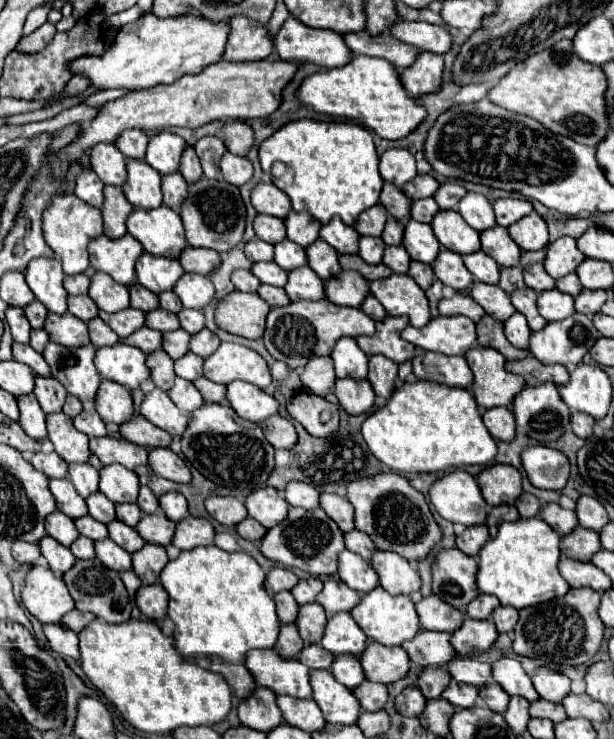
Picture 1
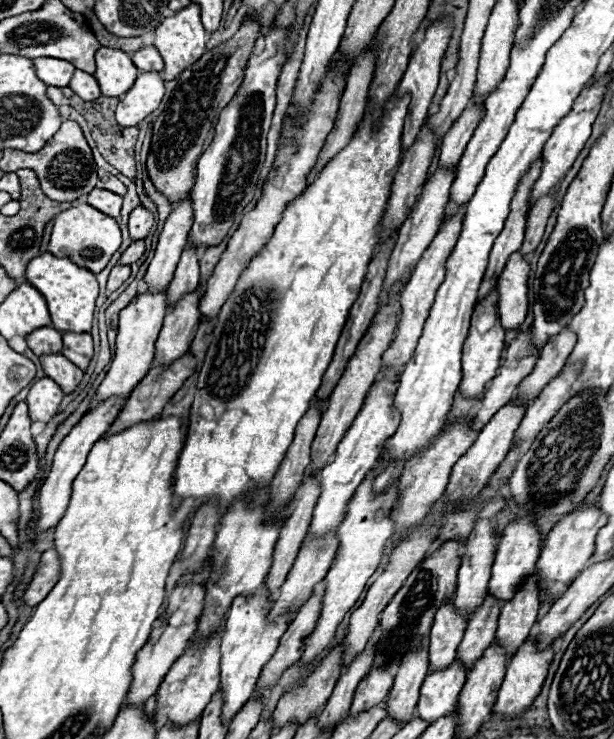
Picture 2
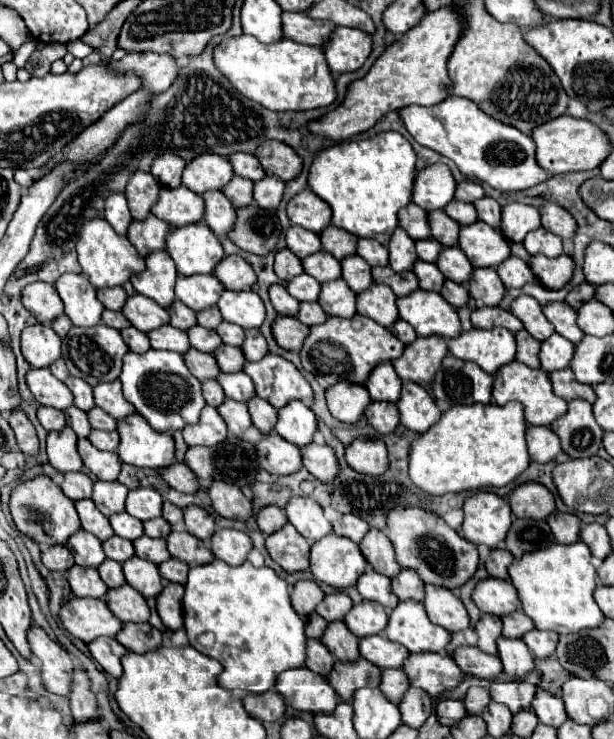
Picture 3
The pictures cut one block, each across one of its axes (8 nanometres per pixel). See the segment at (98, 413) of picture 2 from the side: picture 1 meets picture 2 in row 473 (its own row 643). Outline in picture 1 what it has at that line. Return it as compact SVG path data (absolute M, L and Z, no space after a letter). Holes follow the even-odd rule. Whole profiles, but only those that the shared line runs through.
M52 624L52 626L44 626L44 634L50 642L50 648L58 654L70 656L74 660L80 658L80 648L78 648L78 634L74 630L70 630L64 624Z

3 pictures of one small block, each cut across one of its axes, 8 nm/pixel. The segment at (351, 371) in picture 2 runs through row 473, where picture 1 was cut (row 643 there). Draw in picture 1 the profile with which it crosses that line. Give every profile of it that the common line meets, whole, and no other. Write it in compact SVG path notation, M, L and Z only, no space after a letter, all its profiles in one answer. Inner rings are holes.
M306 604L300 606L300 636L306 646L318 644L322 640L322 634L326 630L328 616L320 604Z

